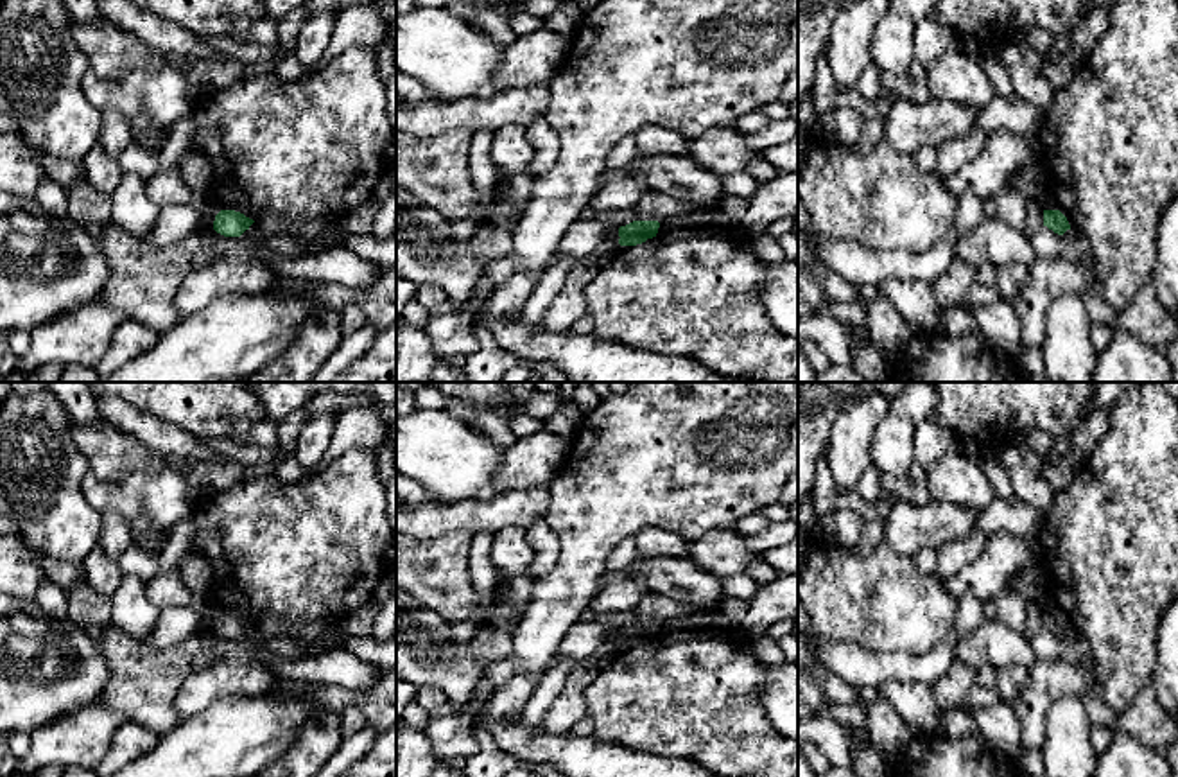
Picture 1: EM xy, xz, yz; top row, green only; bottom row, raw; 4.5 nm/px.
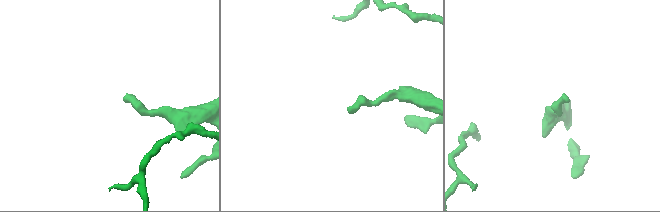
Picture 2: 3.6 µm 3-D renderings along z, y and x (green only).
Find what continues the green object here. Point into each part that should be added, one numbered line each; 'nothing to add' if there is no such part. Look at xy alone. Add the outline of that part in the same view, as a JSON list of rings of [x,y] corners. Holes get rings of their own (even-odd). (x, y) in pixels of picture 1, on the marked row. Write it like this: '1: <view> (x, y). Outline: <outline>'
nothing to add

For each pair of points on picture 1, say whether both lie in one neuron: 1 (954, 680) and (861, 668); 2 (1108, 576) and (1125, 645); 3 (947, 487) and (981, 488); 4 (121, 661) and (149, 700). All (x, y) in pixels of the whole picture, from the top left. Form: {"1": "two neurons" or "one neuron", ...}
{"1": "two neurons", "2": "one neuron", "3": "one neuron", "4": "one neuron"}

